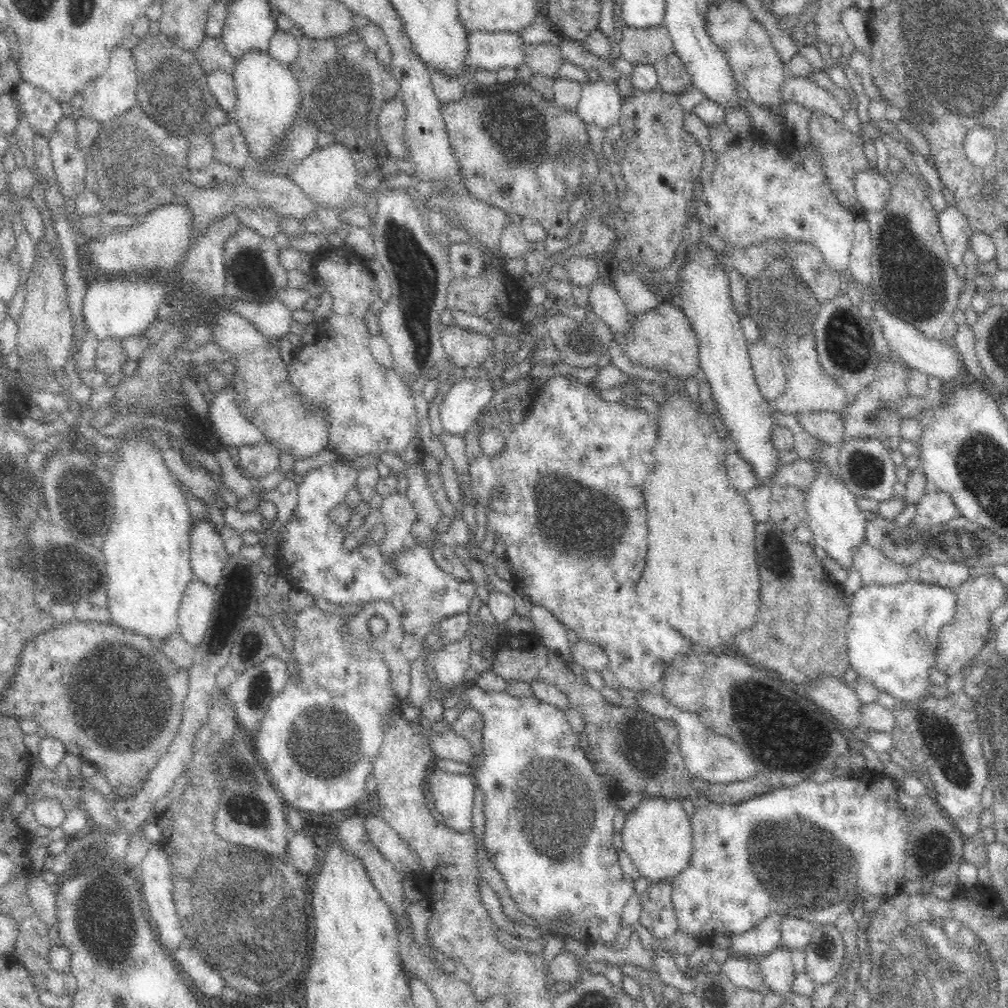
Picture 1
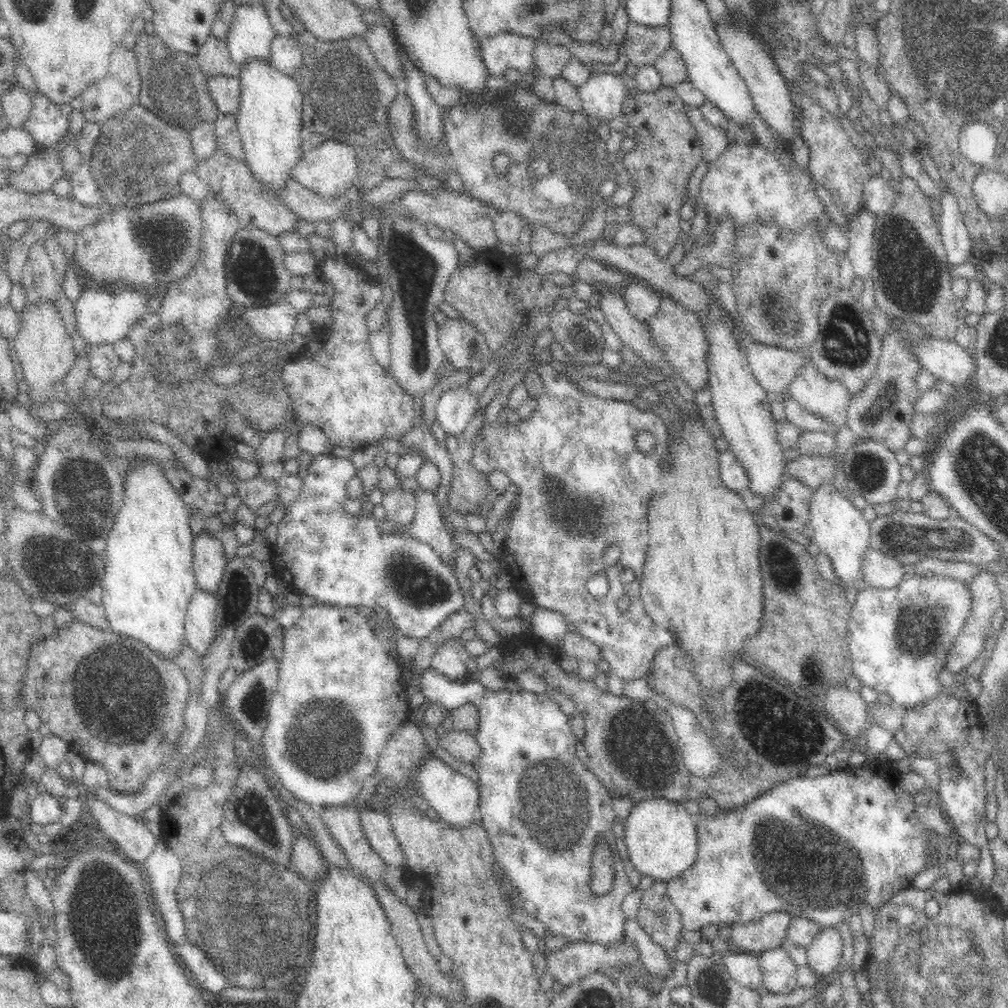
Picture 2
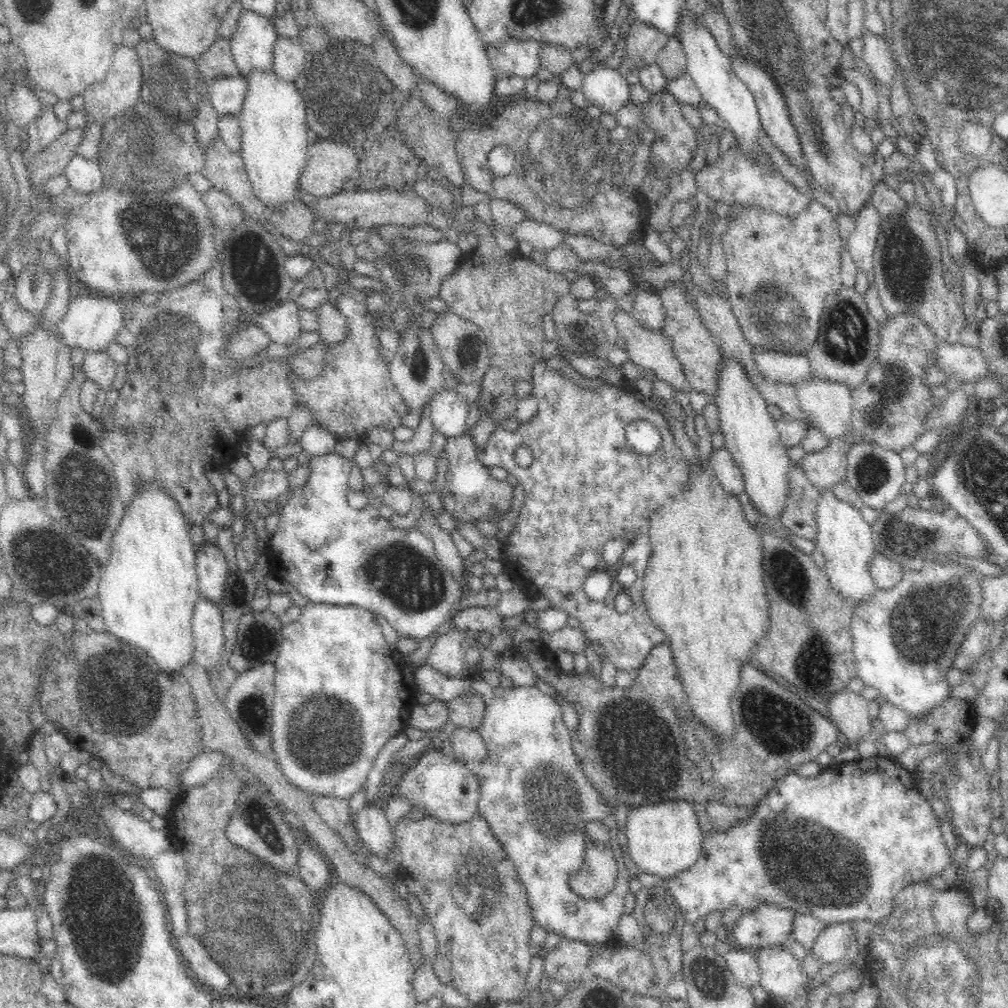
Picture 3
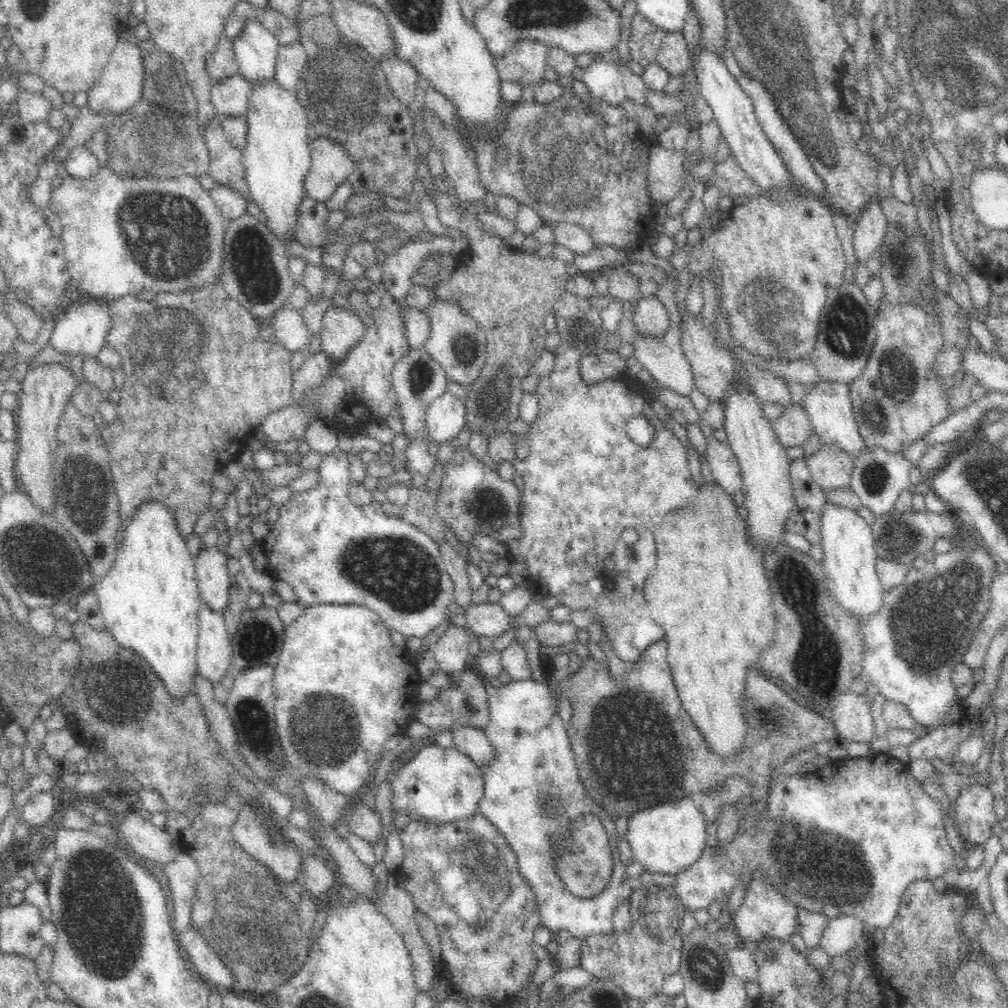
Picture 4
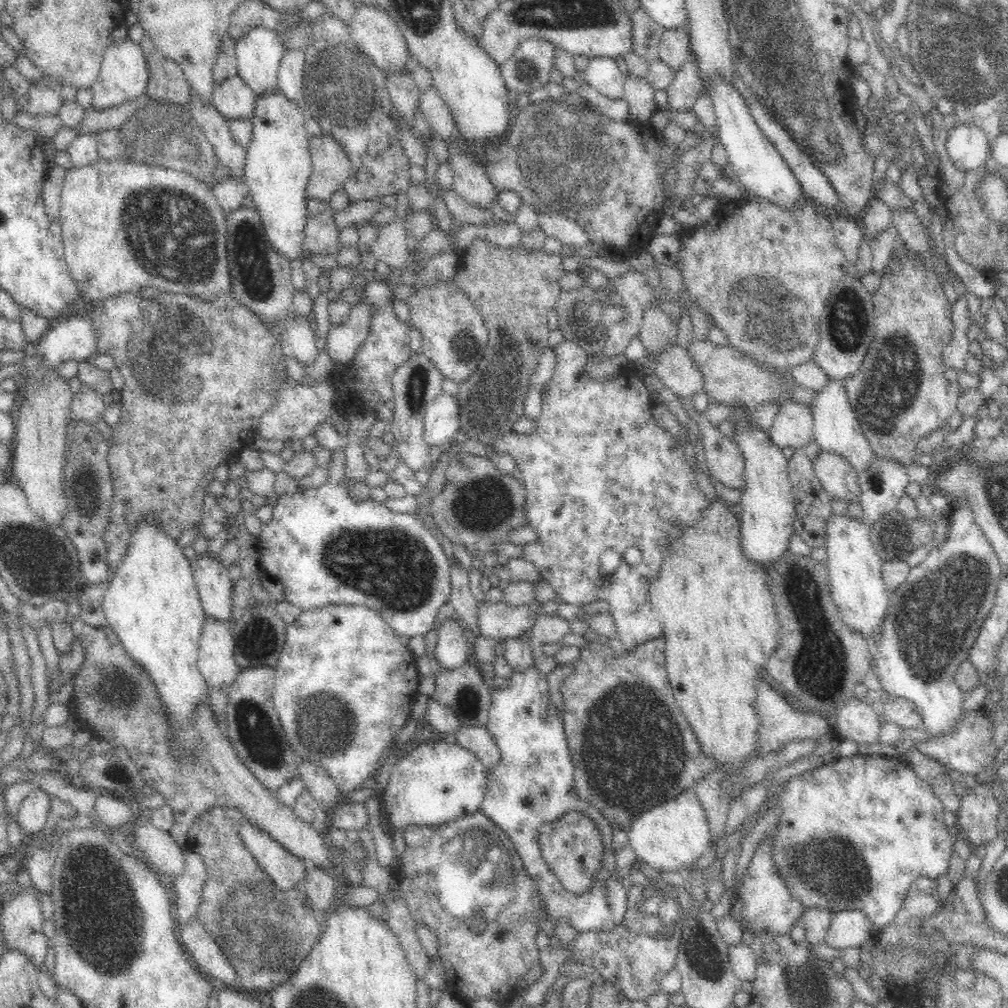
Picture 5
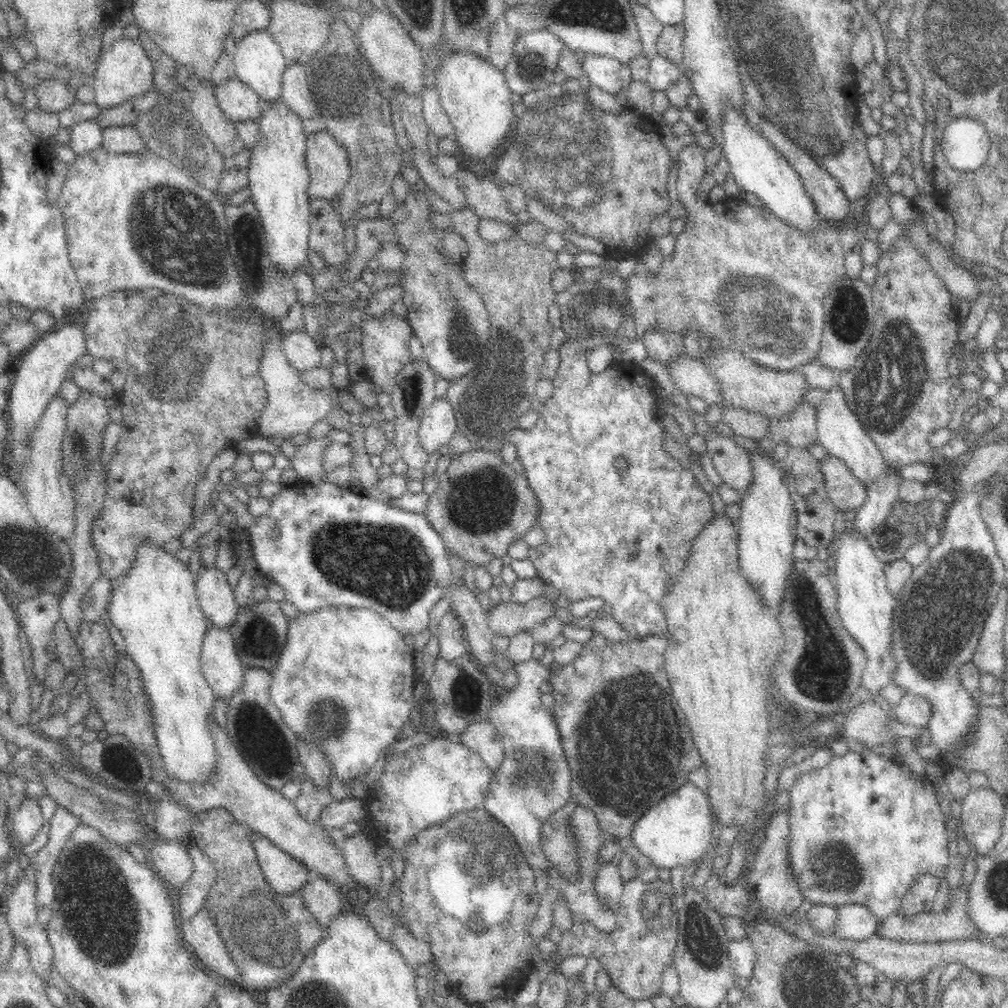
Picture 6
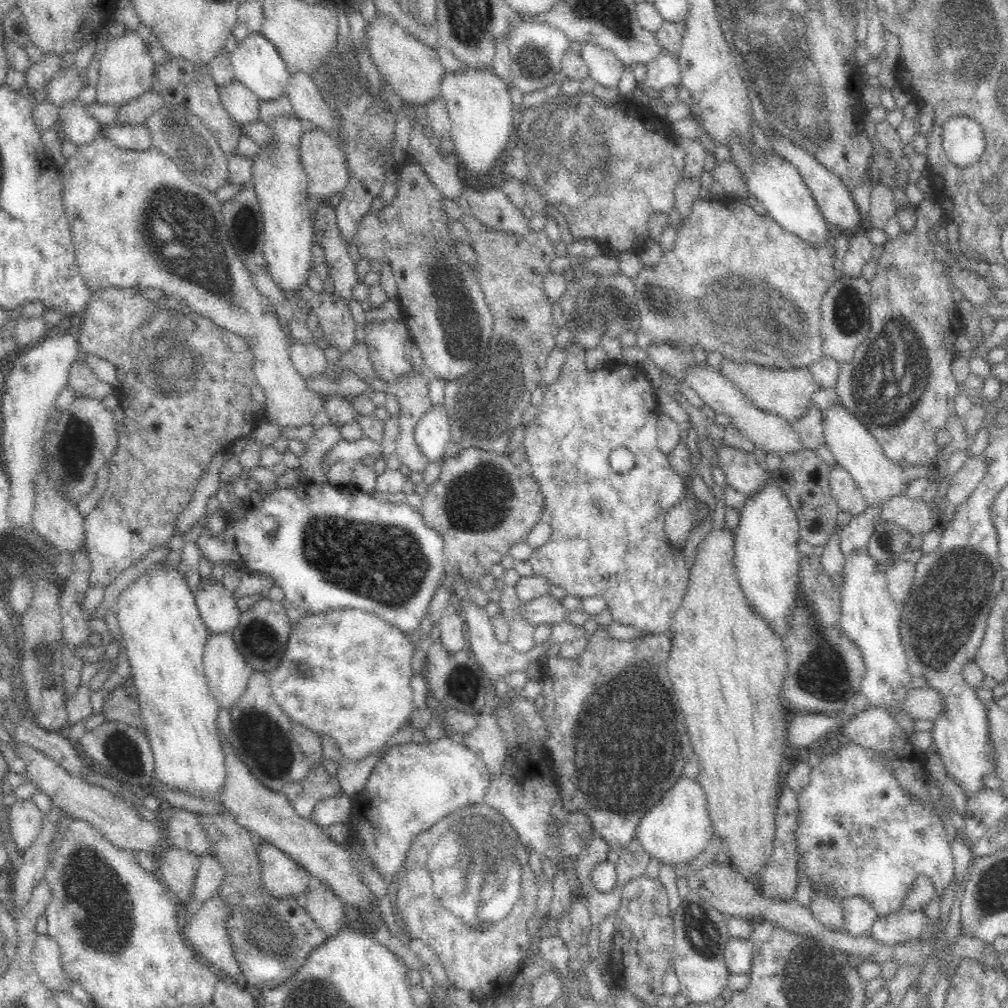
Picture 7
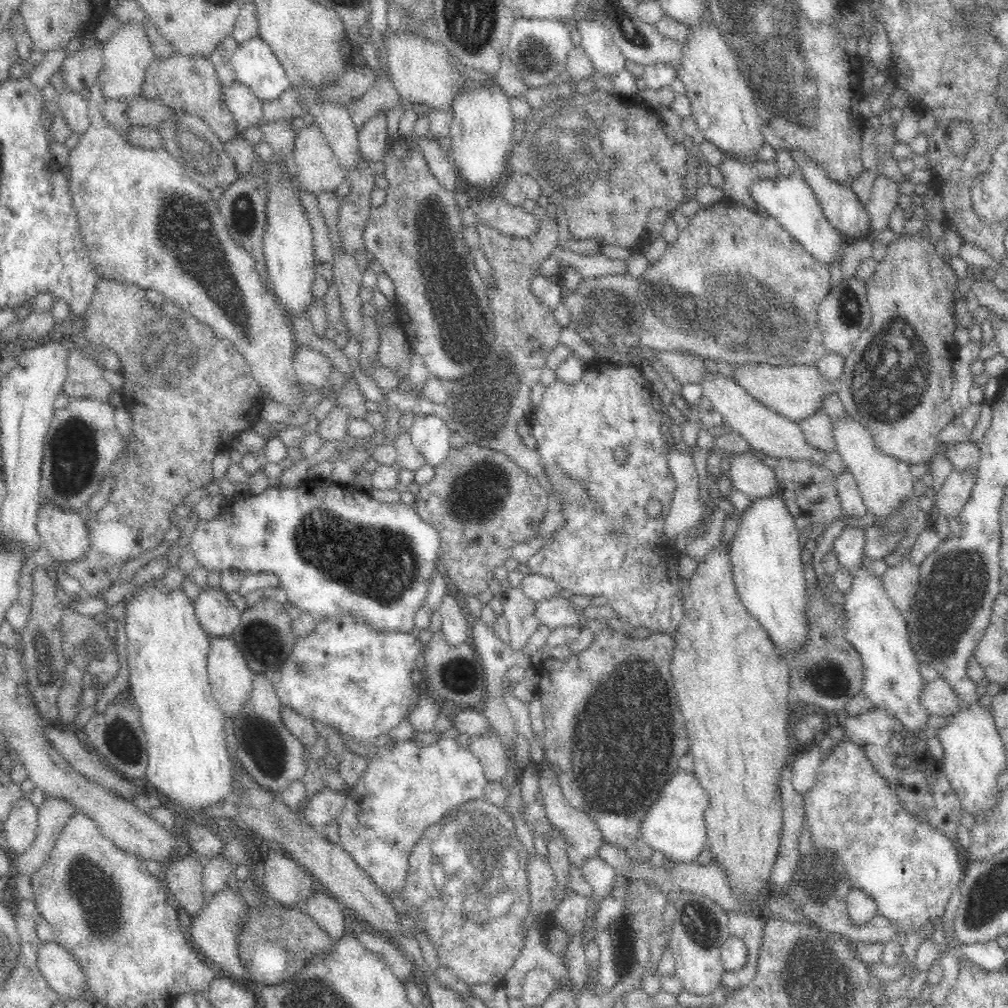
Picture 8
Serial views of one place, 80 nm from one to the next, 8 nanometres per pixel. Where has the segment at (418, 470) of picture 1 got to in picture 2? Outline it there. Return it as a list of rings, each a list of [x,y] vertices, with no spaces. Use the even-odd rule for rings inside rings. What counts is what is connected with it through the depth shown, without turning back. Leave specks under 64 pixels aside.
[[[422,487],[411,492],[415,499],[415,515],[407,530],[409,536],[430,545],[444,564],[452,568],[457,547],[450,541],[451,533],[444,529],[442,506],[434,495]]]

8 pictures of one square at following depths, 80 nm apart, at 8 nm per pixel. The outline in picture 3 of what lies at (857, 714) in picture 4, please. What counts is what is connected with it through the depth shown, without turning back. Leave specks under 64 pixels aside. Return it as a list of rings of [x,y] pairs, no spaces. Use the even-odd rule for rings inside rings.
[[[846,688],[834,692],[821,706],[826,717],[842,736],[857,743],[870,732],[869,704],[858,689]]]

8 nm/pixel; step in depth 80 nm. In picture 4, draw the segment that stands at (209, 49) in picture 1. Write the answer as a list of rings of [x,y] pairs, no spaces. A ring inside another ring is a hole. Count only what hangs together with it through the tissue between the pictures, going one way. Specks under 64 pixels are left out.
[[[224,34],[218,38],[216,48],[210,52],[210,56],[206,56],[204,67],[207,78],[212,82],[212,85],[239,74],[233,41]]]

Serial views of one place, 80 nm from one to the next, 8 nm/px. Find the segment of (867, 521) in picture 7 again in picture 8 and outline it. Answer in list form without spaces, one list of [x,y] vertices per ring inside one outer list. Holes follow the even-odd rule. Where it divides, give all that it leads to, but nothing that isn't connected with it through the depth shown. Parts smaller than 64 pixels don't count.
[[[847,526],[834,541],[834,552],[838,555],[840,568],[844,567],[854,575],[861,566],[865,553],[866,526]]]

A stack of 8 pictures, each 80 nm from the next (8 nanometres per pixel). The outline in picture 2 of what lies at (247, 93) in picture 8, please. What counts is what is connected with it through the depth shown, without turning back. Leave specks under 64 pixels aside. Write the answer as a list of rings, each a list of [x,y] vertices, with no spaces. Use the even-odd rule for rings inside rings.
[[[212,75],[207,80],[207,93],[223,115],[234,114],[238,110],[240,86],[238,78]]]

